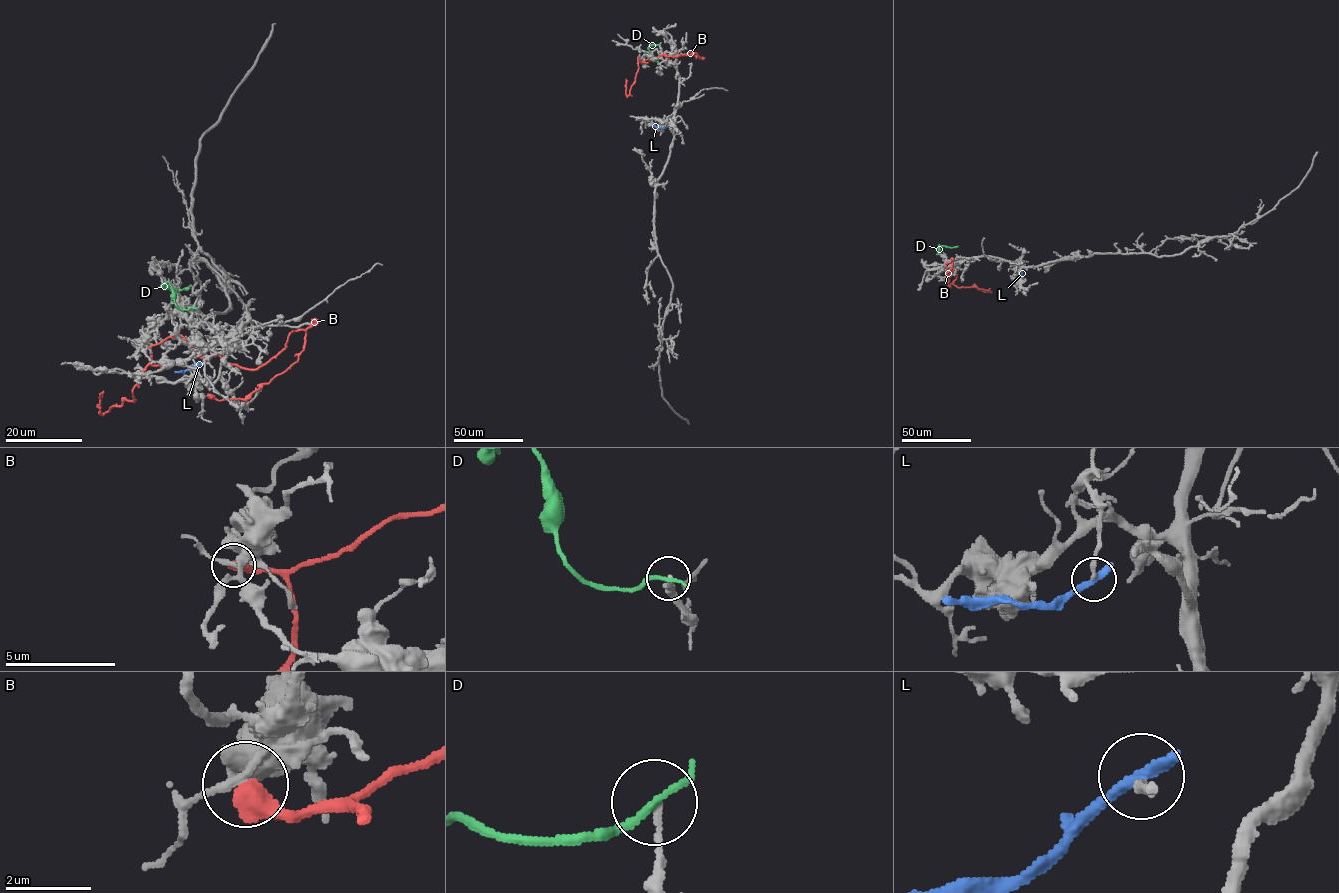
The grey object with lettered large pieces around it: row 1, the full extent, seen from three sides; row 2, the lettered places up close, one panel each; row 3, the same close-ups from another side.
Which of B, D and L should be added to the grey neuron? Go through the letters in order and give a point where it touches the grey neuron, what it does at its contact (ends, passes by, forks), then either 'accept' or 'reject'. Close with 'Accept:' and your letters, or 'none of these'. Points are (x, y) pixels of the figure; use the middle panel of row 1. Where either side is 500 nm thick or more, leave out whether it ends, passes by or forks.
B: contact (640, 60); reject
D: contact (659, 44); it passes by; reject
L: contact (666, 126); it ends; reject
Accept: none of these

